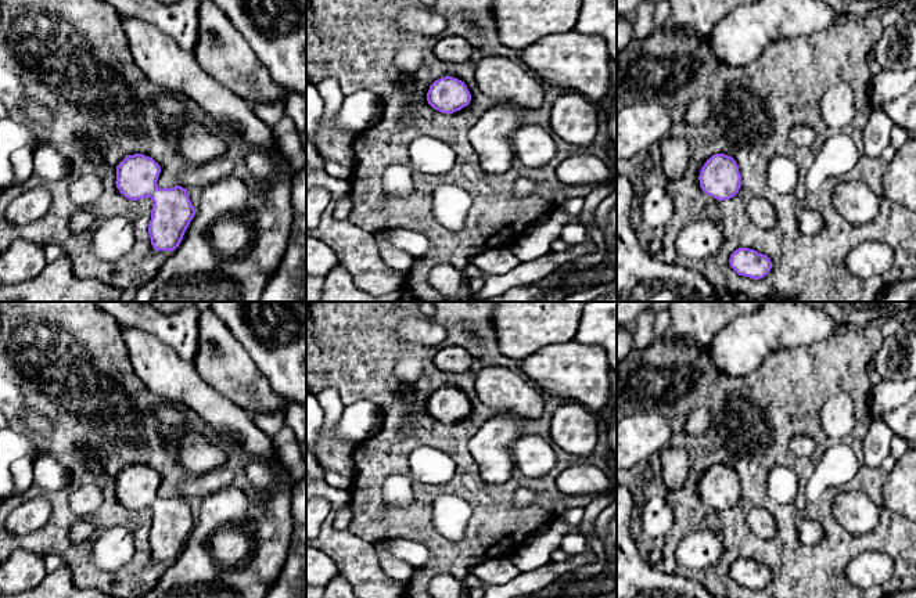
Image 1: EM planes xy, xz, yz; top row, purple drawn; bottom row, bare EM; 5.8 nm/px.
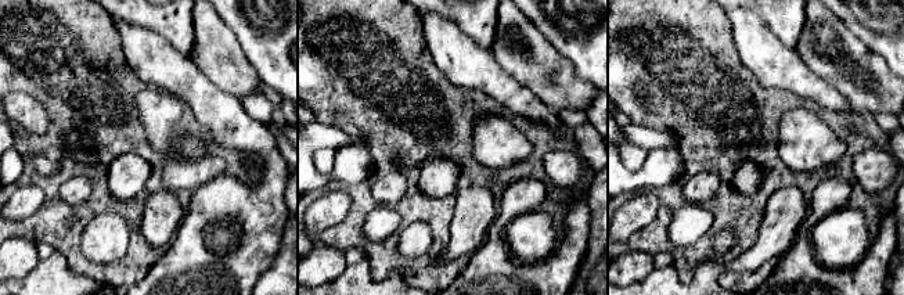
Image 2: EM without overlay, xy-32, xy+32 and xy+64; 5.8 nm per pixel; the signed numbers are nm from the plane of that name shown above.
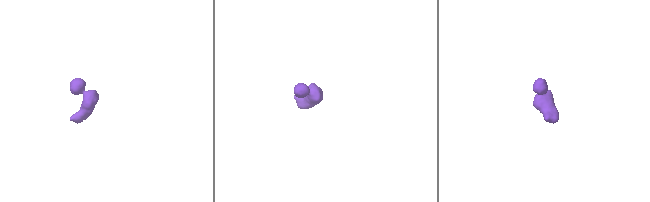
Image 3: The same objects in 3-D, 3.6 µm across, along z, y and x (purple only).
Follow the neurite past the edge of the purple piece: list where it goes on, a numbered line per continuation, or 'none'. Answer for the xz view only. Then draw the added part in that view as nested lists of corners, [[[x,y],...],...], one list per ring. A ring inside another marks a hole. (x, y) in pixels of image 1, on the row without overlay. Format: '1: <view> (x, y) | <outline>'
none

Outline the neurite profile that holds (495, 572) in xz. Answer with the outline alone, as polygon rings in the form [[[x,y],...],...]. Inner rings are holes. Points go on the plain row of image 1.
[[[499,558],[491,559],[478,565],[473,574],[486,586],[500,586],[514,579],[520,572],[513,565],[511,559]]]

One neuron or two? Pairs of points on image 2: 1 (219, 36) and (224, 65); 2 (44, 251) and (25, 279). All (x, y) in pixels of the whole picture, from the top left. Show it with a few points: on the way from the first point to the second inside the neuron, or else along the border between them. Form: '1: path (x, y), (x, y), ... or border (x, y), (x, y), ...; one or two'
1: path (219, 43), (220, 58); one
2: border (35, 244), (40, 259), (49, 258), (54, 252); two

